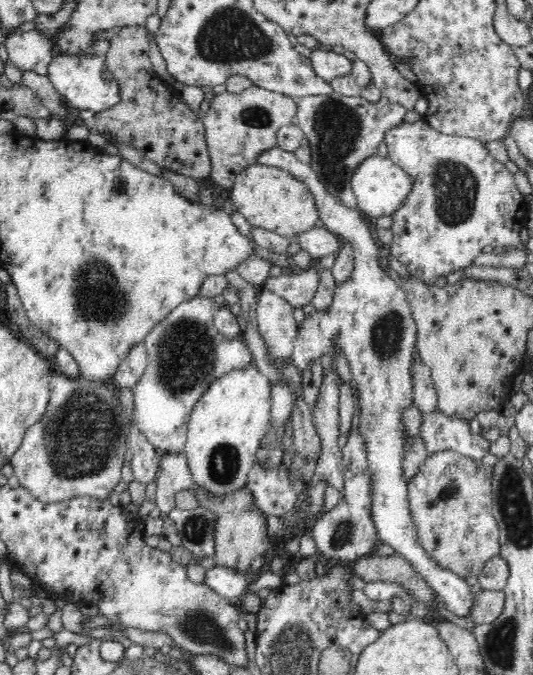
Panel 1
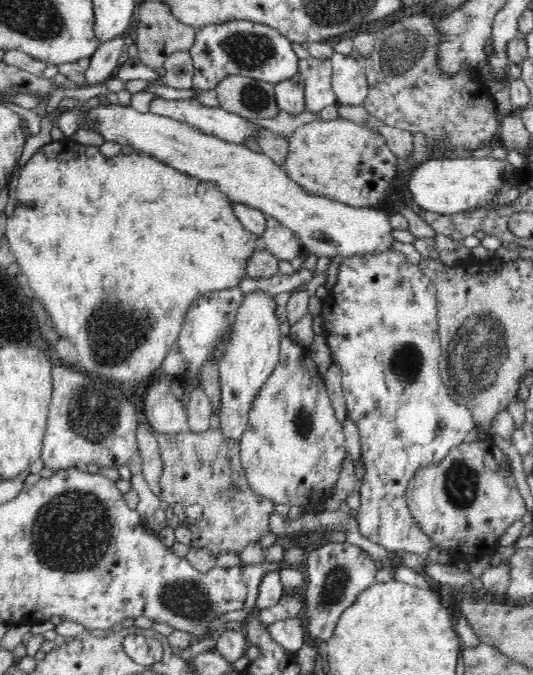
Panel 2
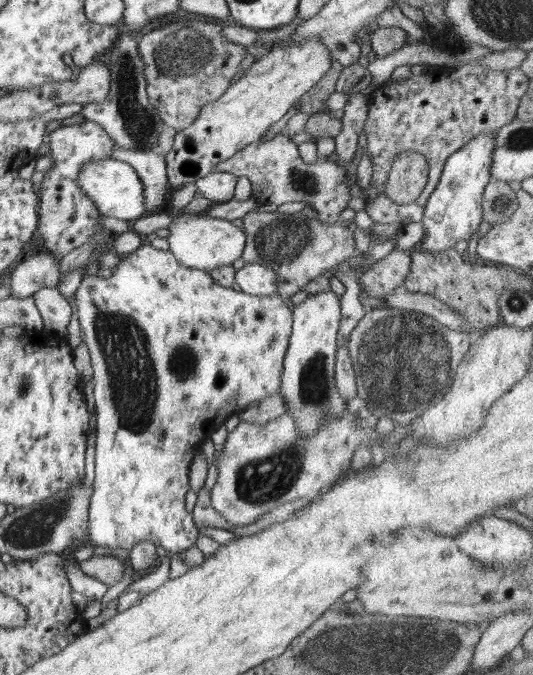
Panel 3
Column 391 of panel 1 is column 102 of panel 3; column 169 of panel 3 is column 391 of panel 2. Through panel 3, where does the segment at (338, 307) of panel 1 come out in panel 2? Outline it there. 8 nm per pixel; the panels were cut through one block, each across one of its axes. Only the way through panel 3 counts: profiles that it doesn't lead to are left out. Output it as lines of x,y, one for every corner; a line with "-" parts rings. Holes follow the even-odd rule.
384,251
383,253
372,253
365,255
353,255
344,257
338,267
336,284
328,291
328,296
322,300
322,311
319,316
323,322
323,333
326,336
328,346
331,347
331,357
338,363
343,375
343,393
347,404
347,418
352,419
357,426
362,445
361,460
364,463
365,472
359,485
360,506
354,510
353,515
358,521
358,528
362,535
372,542
380,544
390,554
394,552
414,552
414,554
425,555
434,545
427,534
418,526
414,520
409,506
407,505
407,486
411,478
420,468
435,465
440,462
453,447
464,443
466,434
475,428
476,422
466,406
461,406
455,401
443,383
440,374
440,337
437,323
437,290
432,282
422,271
419,265
413,264
401,251

